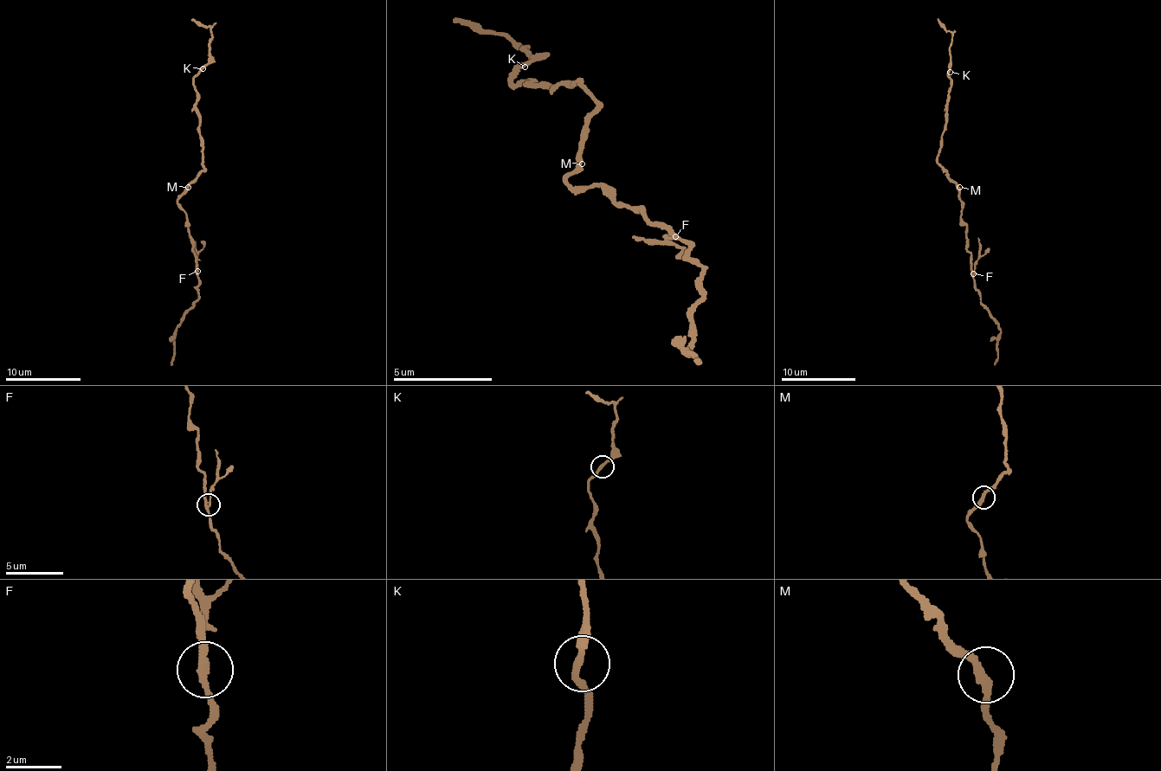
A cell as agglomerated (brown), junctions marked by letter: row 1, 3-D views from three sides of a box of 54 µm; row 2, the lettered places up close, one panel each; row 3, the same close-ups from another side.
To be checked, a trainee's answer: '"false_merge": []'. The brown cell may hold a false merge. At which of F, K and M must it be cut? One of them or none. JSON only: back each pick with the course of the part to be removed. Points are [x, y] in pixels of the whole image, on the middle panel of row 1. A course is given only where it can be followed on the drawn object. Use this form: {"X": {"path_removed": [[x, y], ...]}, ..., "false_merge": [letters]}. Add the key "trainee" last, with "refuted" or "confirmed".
{"F": {"path_removed": [[677, 235], [651, 240], [633, 238]]}, "false_merge": ["F"], "trainee": "refuted"}

